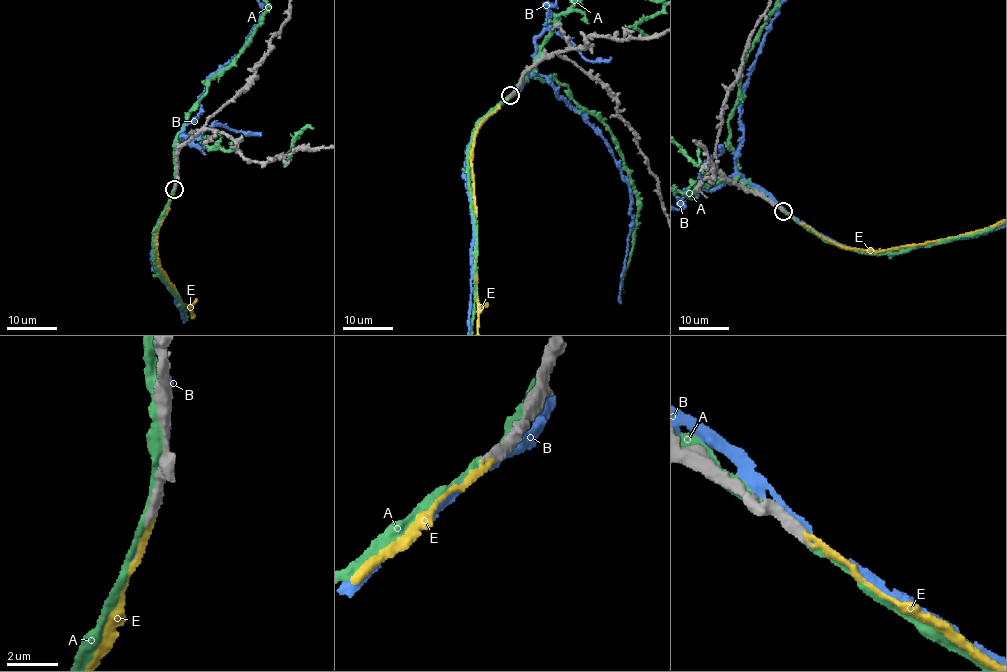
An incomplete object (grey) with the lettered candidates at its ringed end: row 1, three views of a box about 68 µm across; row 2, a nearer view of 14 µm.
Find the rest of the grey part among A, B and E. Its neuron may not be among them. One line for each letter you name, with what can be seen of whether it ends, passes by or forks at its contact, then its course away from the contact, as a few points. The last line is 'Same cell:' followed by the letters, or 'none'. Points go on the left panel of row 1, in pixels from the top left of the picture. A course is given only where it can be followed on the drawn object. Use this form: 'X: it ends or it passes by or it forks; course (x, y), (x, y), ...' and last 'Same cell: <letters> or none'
E: it ends
Same cell: E

